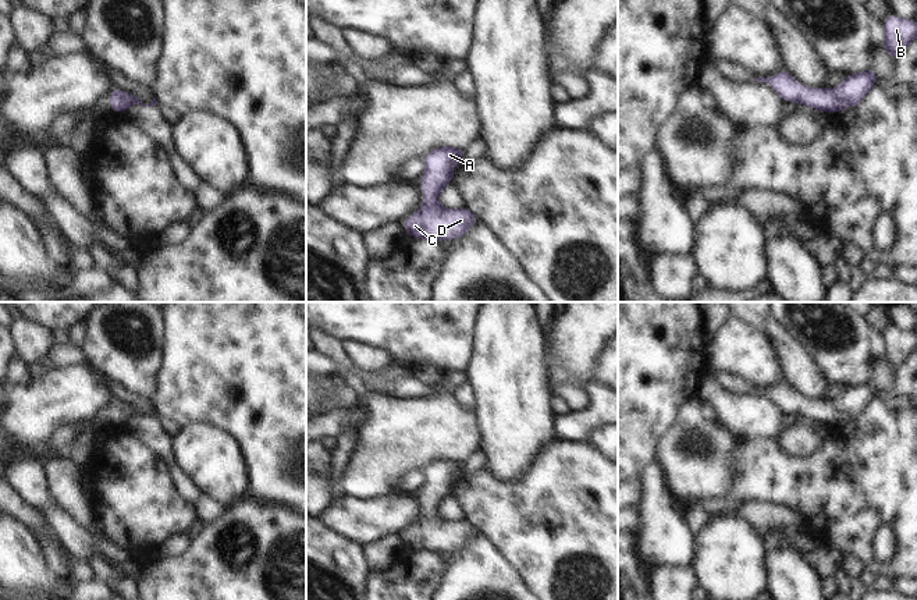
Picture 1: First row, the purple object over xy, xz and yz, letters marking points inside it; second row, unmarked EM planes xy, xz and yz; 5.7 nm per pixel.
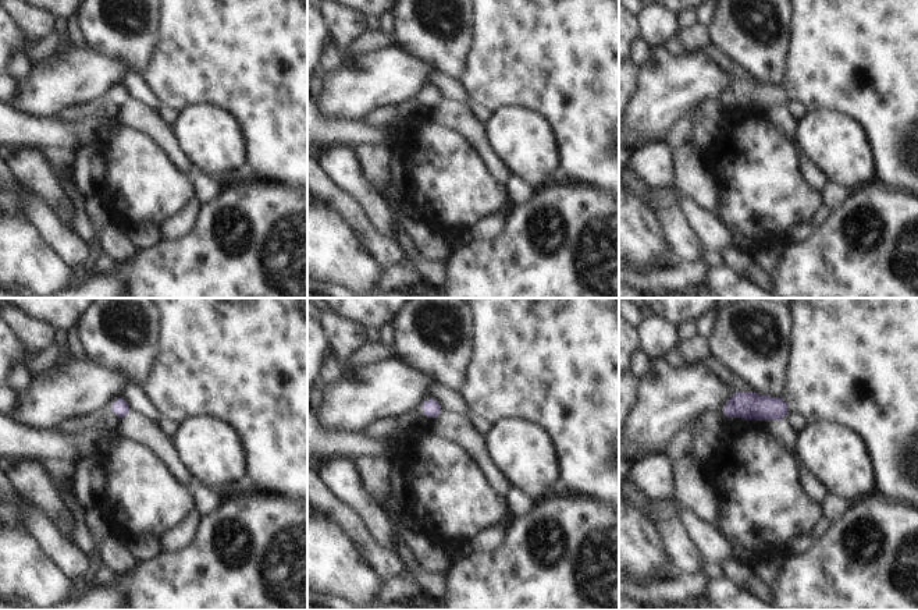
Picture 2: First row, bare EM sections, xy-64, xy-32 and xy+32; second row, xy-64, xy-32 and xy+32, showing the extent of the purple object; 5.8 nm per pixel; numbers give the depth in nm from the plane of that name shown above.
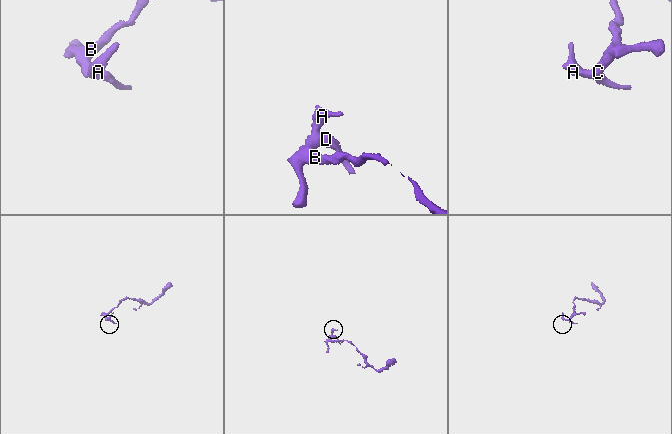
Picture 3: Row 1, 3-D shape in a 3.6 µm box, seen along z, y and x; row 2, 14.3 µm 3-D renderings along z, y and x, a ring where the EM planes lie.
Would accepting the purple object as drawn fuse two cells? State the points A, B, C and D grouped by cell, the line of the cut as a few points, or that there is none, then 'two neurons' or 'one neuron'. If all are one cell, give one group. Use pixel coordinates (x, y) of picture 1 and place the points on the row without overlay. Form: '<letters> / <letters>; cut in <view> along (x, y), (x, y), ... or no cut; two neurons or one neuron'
A B C D; no cut; one neuron

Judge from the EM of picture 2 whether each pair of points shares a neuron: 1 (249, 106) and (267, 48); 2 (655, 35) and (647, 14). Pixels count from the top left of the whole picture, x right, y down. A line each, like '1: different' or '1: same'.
1: same
2: same

